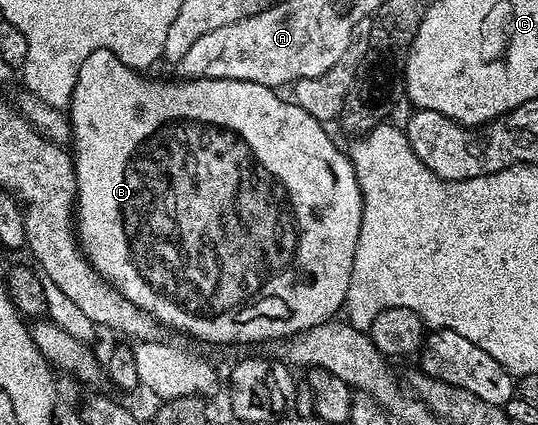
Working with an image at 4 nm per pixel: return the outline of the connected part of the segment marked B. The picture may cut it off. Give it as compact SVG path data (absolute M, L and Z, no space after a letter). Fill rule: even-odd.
M107 49L93 51L81 63L77 71L75 86L69 98L69 120L71 123L70 144L73 148L73 160L75 163L75 220L73 222L75 232L79 238L79 245L83 249L87 262L104 277L110 285L119 293L129 299L141 311L145 311L150 317L155 318L160 326L171 329L184 329L191 337L200 337L203 341L220 341L223 345L247 345L250 341L275 341L278 337L290 339L296 333L304 333L309 327L317 327L321 323L332 320L335 313L344 308L349 291L349 275L353 271L353 255L357 251L357 235L361 231L361 211L363 200L357 183L355 168L351 165L350 156L343 153L335 146L335 141L326 133L324 122L313 119L309 111L301 111L301 107L295 104L294 100L278 97L279 93L274 88L262 86L261 83L243 82L237 79L211 79L193 78L191 80L176 79L177 81L150 81L147 75L141 75L140 70L131 69L117 59Z

